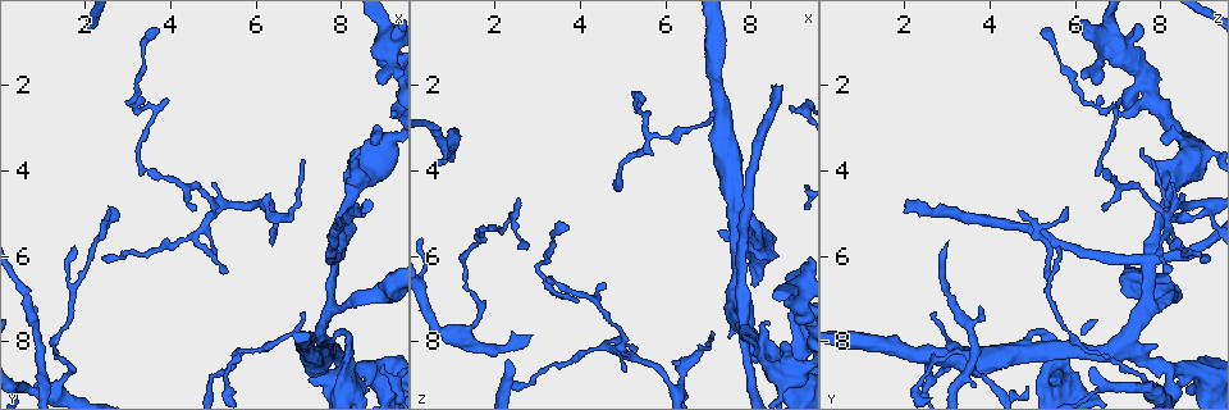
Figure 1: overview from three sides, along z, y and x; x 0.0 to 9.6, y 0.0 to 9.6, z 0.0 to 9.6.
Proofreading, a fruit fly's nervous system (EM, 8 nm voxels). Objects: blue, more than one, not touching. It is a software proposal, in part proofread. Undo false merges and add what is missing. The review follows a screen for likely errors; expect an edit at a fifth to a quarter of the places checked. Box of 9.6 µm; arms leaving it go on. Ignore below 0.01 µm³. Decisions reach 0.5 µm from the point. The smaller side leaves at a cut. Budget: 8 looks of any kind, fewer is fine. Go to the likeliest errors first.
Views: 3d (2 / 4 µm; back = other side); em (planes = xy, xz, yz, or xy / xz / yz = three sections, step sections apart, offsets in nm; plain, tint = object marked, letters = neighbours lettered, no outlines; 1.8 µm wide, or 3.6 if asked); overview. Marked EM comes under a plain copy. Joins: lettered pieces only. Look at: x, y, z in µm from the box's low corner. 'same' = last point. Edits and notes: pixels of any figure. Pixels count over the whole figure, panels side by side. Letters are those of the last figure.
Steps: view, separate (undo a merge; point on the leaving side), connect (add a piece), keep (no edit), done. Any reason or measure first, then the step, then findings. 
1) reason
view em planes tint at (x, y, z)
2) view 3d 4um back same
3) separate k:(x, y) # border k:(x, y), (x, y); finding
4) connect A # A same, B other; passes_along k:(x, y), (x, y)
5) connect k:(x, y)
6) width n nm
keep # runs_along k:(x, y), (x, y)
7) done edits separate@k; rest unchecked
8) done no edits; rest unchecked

abrupt turn
view em yz step 4 letters at (7.85, 6.15, 7.70)

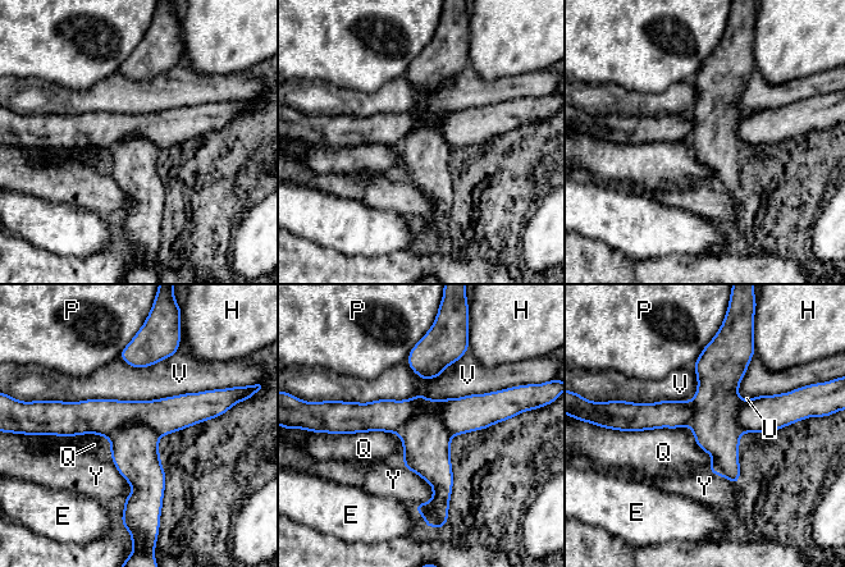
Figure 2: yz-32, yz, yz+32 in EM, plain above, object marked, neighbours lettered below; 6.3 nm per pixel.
view em planes letters same

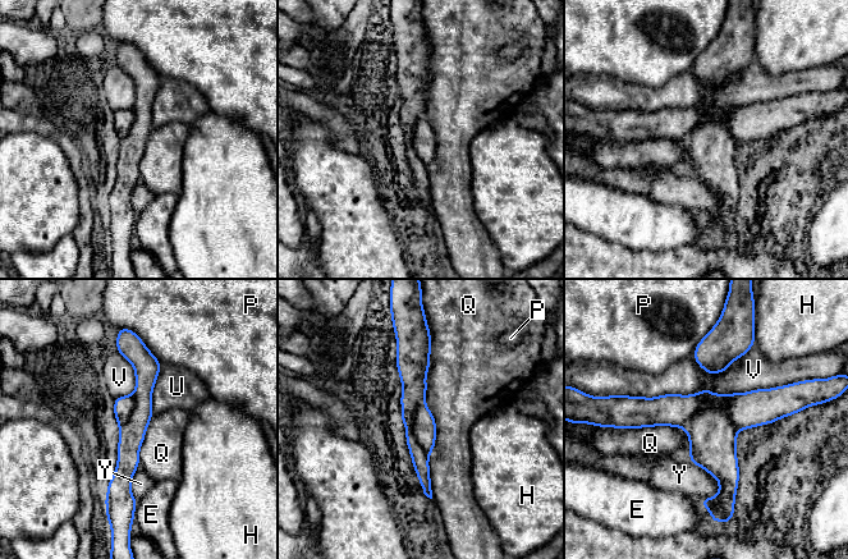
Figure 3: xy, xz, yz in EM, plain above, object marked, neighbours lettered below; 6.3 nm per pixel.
separate 3:(415, 389) # E other, H other, P other, Q other, U other, V other, Y other; a second neuron is stuck on

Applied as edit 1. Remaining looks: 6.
redraw
view overview

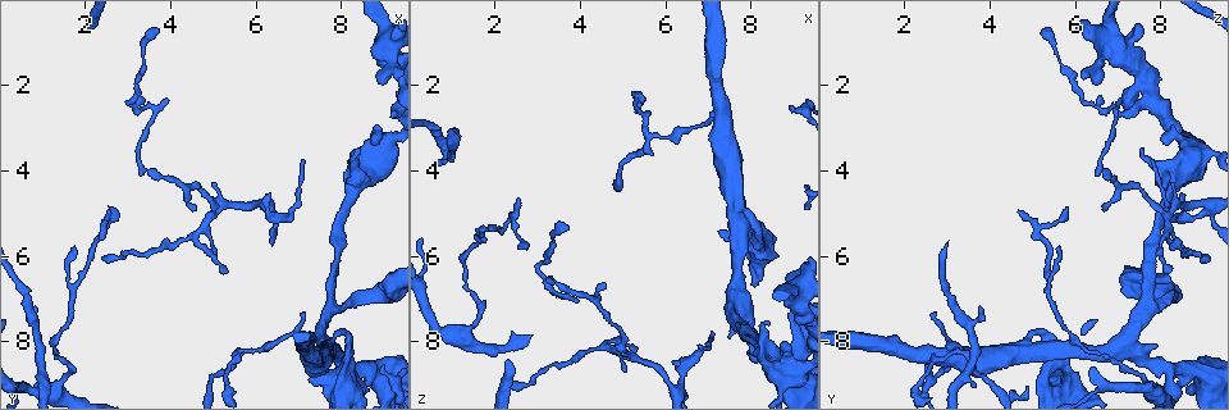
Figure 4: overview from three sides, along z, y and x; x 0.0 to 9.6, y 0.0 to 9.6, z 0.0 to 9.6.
three-way junction
view 3d 4um at (8.60, 4.00, 8.70)

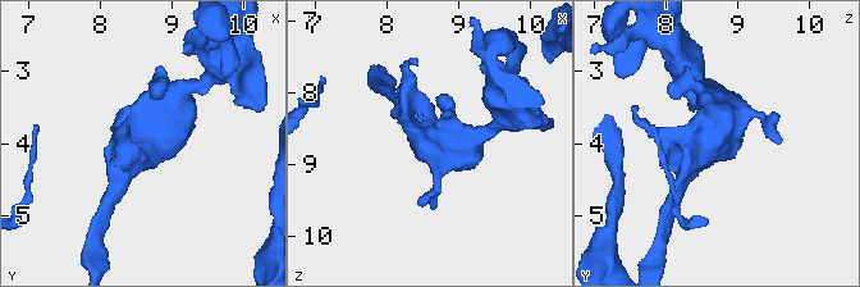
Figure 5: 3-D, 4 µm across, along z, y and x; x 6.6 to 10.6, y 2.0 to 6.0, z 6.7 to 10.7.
need the tissue
view em 3.6um planes letters at (8.65, 4.05, 8.65)

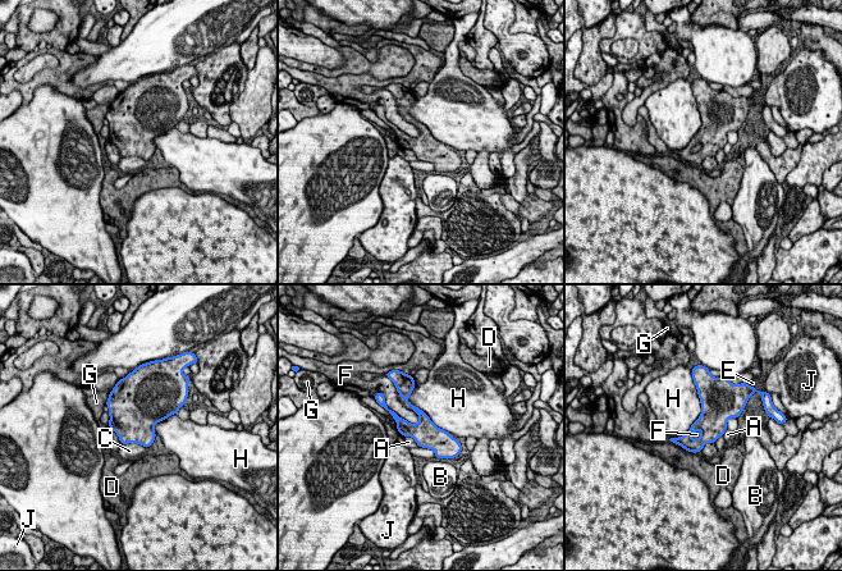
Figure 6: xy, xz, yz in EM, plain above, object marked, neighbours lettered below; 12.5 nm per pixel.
width 340 nm; longest_contact H 750 nm
keep # A other, B other, C other, D other, E other, F other, G other, H other, J other; one neuron here

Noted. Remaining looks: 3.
thick turns thin
view em 3.6um planes tint at (8.15, 8.95, 5.65)

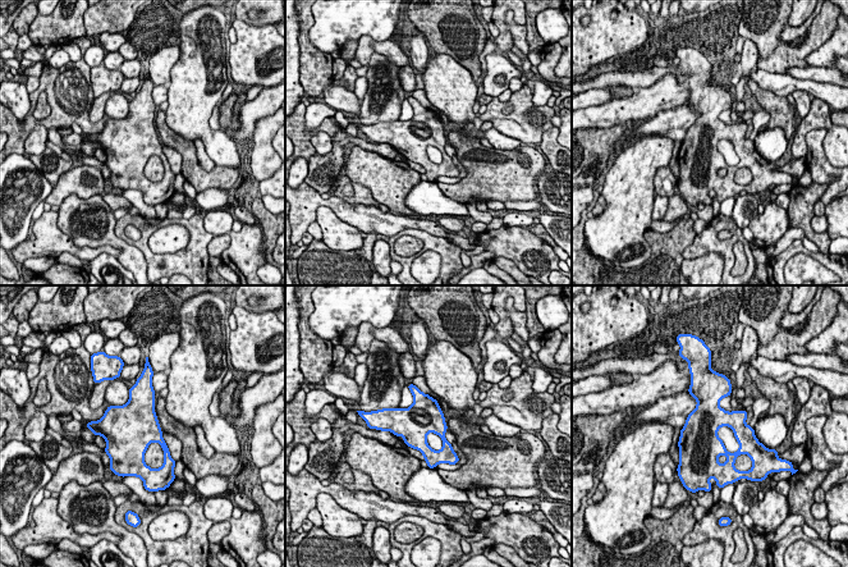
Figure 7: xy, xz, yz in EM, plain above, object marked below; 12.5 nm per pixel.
view em 3.6um planes letters same

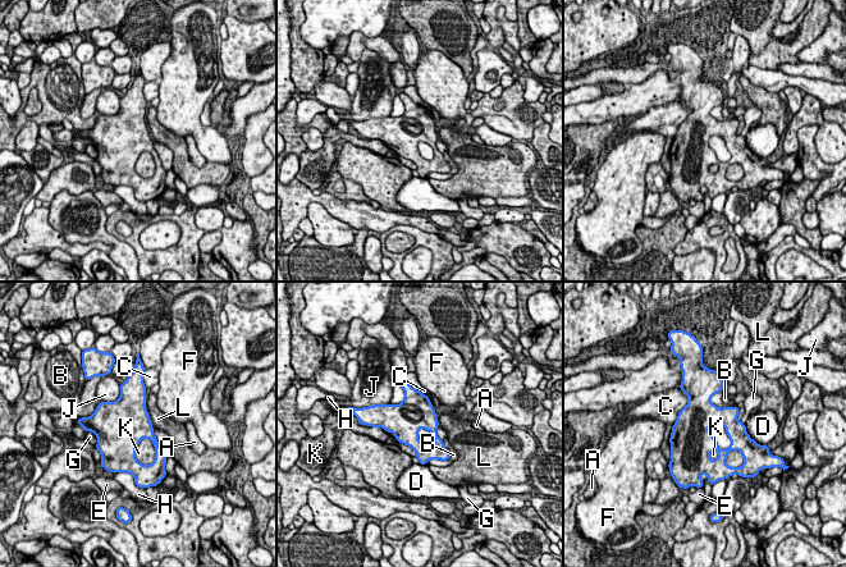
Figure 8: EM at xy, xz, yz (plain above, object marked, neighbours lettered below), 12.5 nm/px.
width 380 nm
keep # A other, B other, C other, D other, E other, F other, G other, H other, J other, K other, L other; border 8:(146, 437), (154, 460), (145, 466); continuous, no second neuron

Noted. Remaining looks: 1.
done edits separate@3; rest unchecked

